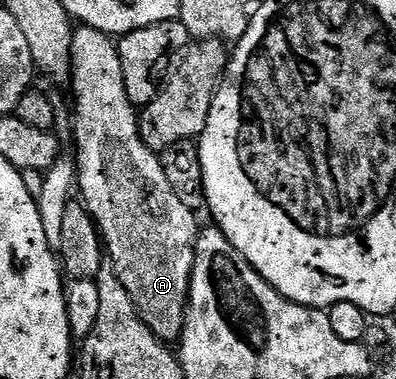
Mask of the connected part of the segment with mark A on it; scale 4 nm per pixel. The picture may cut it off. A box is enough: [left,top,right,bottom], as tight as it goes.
[69,26,201,342]

